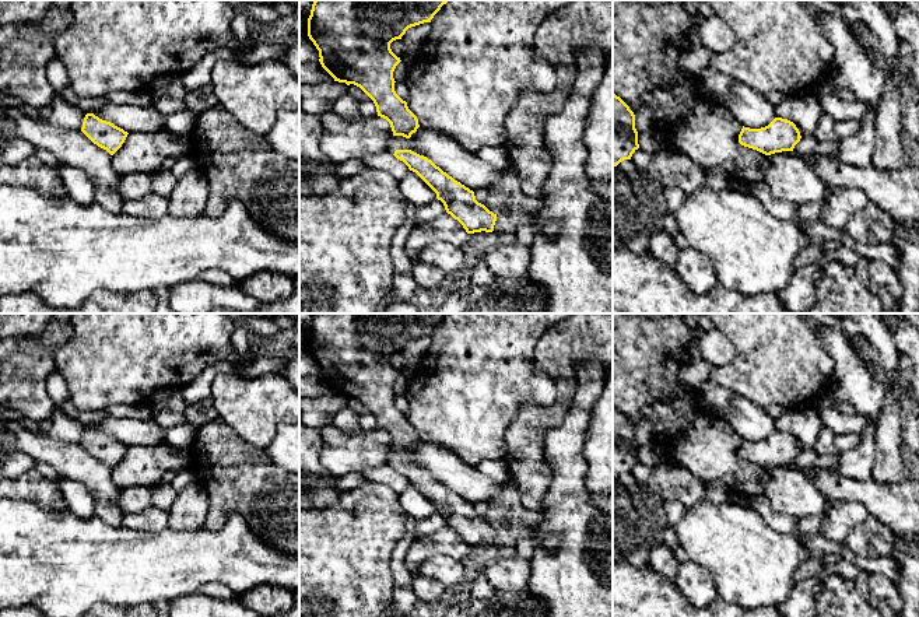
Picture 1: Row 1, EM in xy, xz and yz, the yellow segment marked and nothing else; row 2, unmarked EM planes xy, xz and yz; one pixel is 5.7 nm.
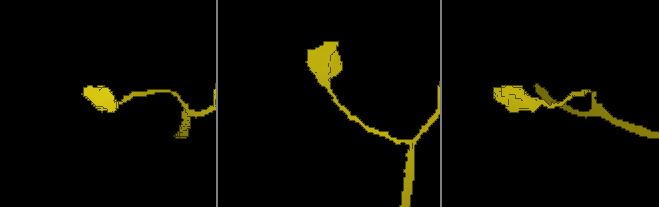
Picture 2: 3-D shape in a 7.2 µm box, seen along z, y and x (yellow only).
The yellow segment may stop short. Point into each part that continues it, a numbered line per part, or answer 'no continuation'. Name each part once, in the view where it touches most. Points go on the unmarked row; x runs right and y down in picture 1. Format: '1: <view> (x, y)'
1: xz (396, 455)

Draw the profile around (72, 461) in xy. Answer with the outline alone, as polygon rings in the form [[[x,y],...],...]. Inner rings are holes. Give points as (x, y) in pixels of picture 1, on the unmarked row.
[[[13,416],[6,421],[18,451],[35,462],[50,464],[60,477],[83,484],[92,498],[119,505],[122,490],[112,480],[112,469],[94,458],[81,444],[55,439],[46,428],[34,432],[24,428]]]

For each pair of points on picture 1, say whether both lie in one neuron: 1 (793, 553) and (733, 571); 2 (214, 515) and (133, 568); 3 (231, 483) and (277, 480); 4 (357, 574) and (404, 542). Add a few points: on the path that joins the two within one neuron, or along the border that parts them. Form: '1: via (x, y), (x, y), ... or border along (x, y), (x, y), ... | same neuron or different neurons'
1: via (778, 556), (749, 568) | same neuron
2: border along (235, 512), (218, 529), (207, 529), (204, 526) | different neurons
3: via (242, 483), (266, 483) | same neuron
4: border along (404, 519), (404, 535), (390, 561), (393, 584) | different neurons

